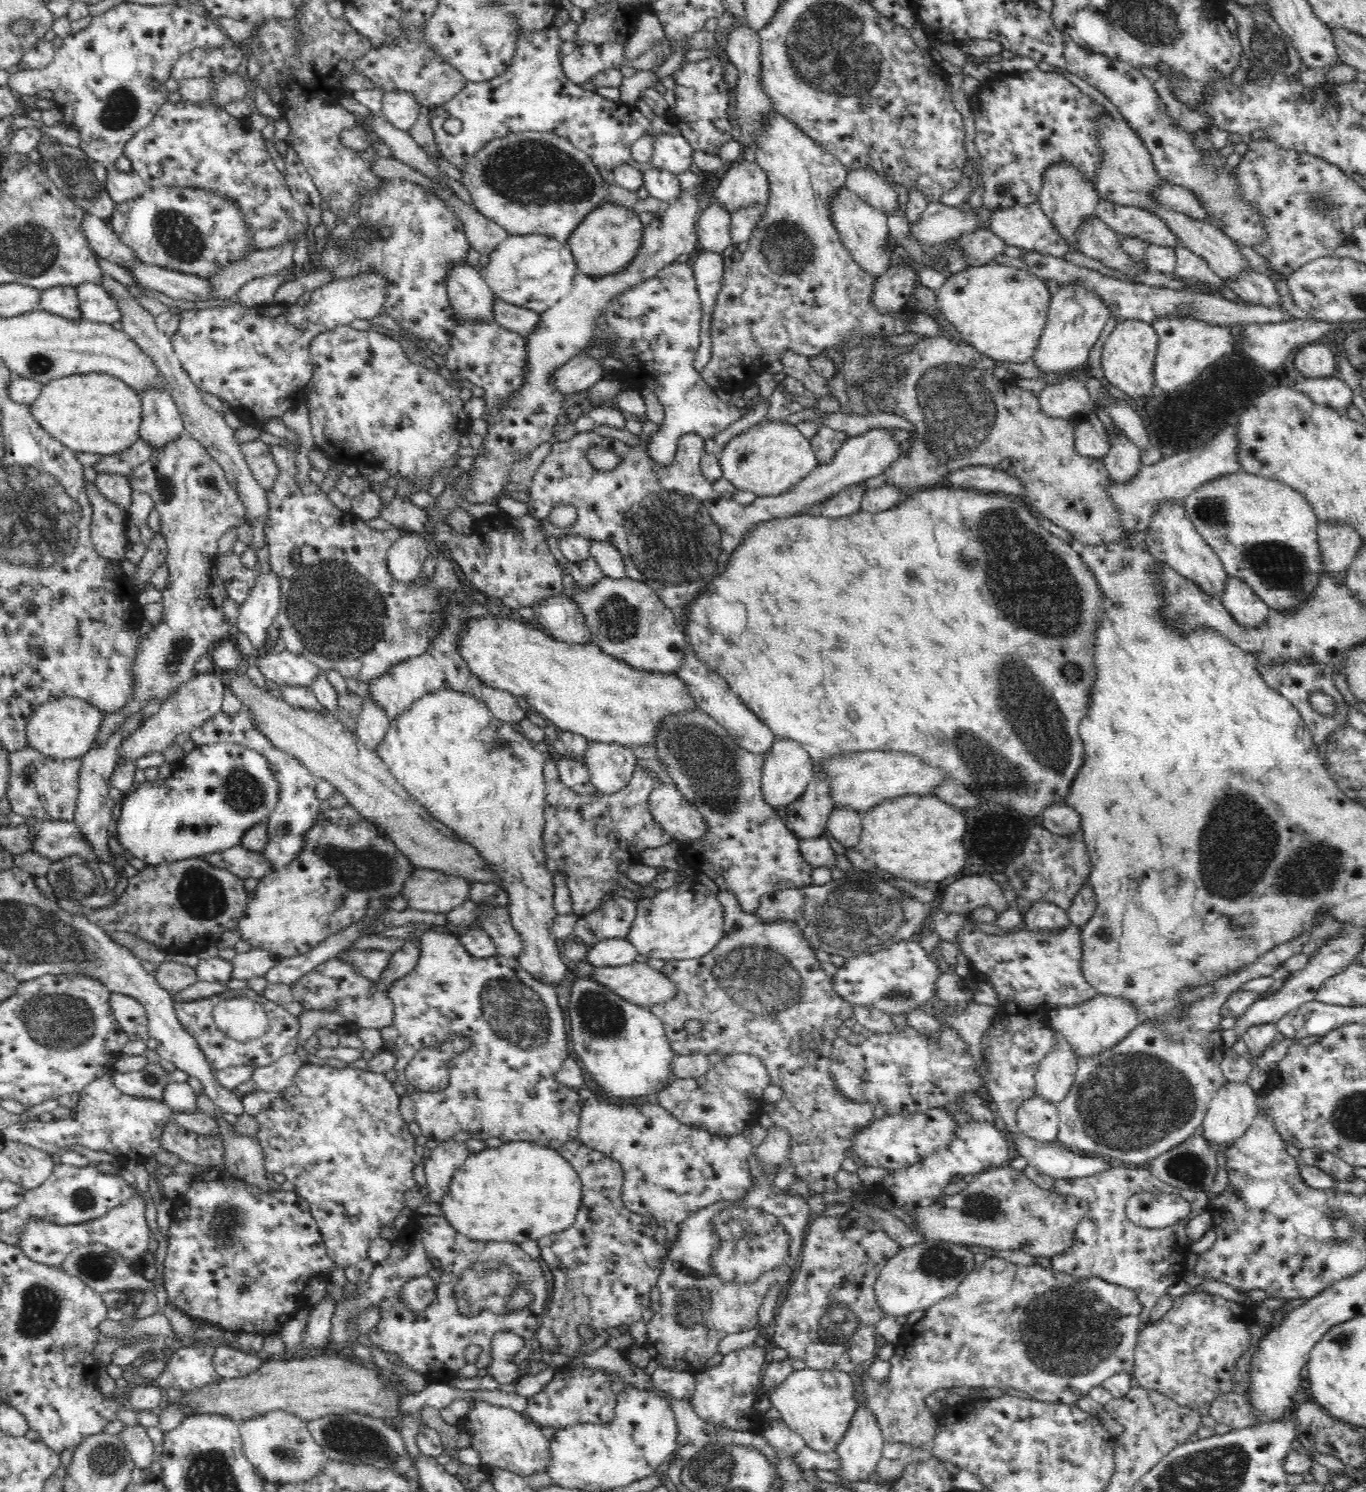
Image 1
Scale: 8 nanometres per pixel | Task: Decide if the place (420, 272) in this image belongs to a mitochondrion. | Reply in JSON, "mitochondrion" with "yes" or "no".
{"mitochondrion":"no"}

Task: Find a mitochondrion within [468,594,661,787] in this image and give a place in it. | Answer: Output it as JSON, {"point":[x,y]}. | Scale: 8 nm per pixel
{"point":[498,746]}

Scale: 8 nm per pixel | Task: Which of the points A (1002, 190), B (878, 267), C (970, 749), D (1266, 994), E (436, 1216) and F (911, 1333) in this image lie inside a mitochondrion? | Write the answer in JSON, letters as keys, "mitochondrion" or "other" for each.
{"A":"other","B":"other","C":"mitochondrion","D":"other","E":"other","F":"other"}

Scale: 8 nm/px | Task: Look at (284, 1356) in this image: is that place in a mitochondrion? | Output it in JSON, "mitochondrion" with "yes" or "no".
{"mitochondrion":"no"}

